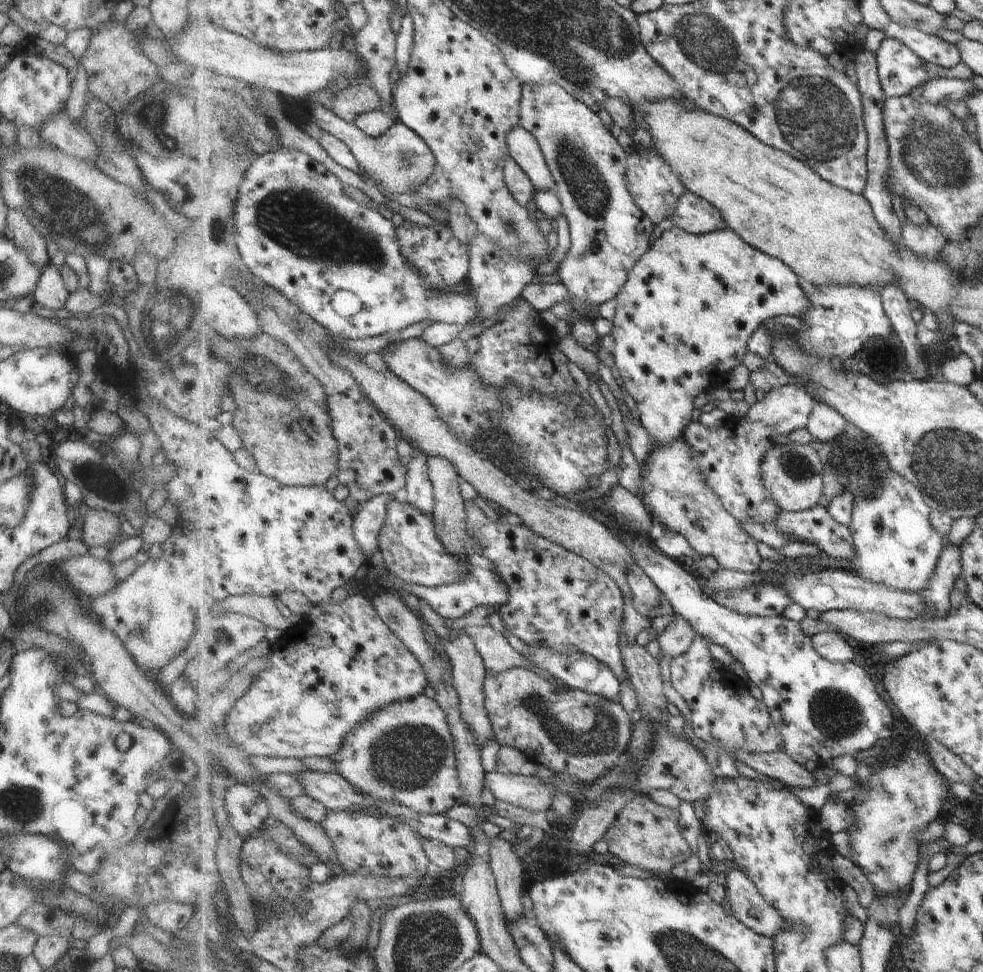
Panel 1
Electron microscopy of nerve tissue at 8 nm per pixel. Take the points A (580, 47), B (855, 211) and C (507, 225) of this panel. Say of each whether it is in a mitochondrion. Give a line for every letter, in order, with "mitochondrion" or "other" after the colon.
A: mitochondrion
B: other
C: mitochondrion

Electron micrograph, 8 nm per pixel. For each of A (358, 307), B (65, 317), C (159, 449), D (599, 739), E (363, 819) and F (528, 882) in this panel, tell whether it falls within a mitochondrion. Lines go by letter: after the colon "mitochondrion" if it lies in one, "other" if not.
A: other
B: other
C: other
D: mitochondrion
E: other
F: other

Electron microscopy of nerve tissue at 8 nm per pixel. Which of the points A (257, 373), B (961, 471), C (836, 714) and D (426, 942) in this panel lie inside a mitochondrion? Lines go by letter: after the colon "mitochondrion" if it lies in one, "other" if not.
A: mitochondrion
B: mitochondrion
C: mitochondrion
D: mitochondrion

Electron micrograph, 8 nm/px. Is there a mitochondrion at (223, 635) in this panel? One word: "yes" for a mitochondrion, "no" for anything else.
yes

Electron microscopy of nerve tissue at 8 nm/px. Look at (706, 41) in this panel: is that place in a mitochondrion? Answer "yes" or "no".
yes

